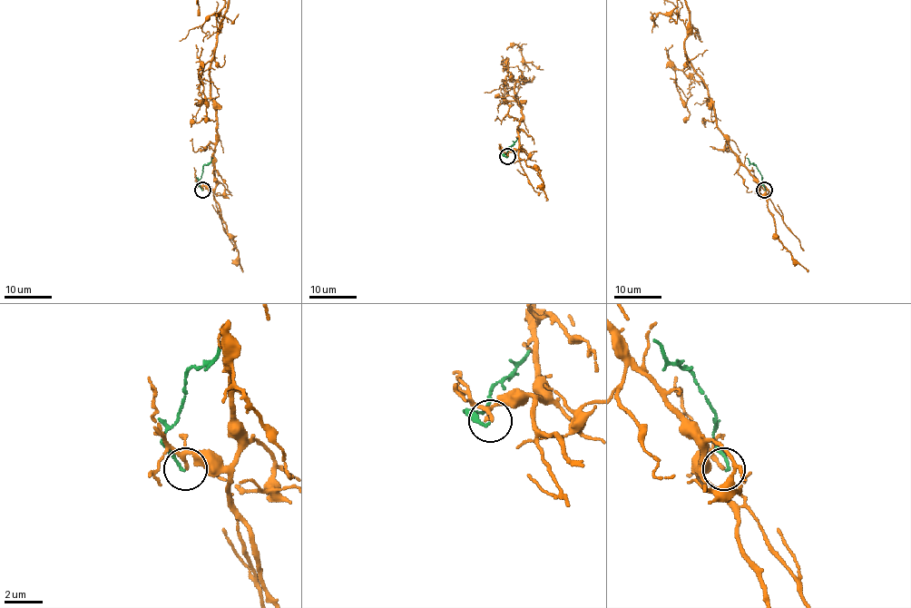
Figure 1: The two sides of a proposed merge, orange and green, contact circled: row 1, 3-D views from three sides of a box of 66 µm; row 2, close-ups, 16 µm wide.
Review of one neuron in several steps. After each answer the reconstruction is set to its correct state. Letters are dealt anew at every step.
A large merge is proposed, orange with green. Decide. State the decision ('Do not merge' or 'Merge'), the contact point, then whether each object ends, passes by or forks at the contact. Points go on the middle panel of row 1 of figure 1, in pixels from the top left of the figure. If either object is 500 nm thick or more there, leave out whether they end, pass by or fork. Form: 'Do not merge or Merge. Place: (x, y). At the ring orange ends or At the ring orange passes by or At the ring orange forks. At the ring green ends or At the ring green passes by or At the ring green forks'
Do not merge. Place: (507, 156). At the ring orange forks. At the ring green ends

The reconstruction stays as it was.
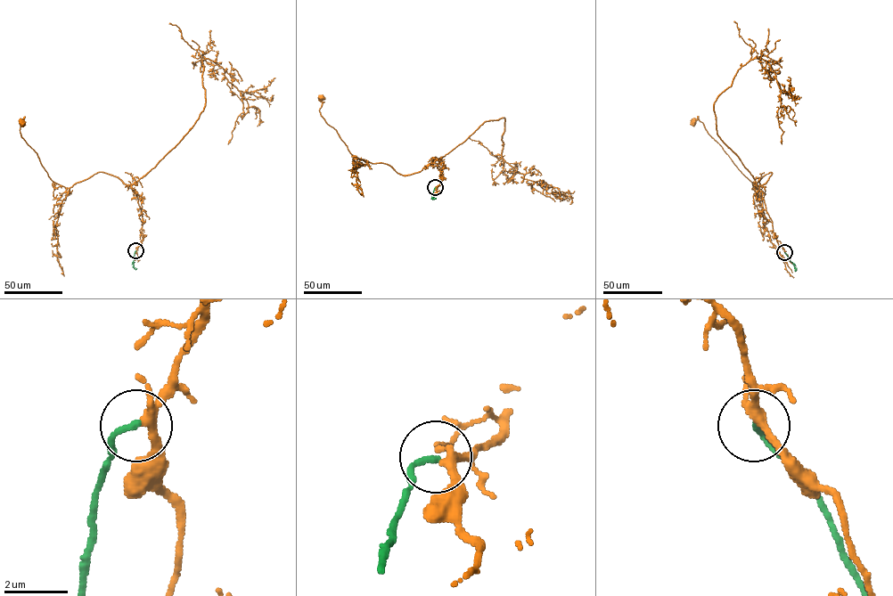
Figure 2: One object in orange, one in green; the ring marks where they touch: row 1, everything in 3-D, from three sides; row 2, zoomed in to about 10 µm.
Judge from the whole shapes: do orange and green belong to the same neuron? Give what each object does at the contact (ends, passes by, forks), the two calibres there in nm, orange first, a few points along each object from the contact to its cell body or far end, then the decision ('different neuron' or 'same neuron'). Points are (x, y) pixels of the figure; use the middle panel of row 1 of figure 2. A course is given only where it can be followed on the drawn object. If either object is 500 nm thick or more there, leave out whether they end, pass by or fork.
orange forks; green ends; calibres 220 and 190 nm; course orange (435, 188), (441, 183), (442, 172), (430, 163), (406, 175), (386, 164), (354, 157), (321, 116), (321, 97); course green (435, 188), (432, 199), (436, 198); same neuron

